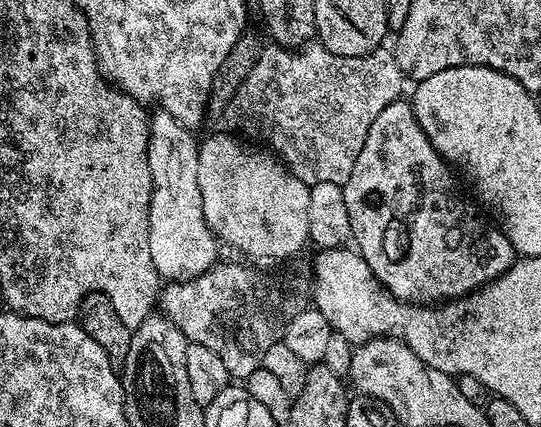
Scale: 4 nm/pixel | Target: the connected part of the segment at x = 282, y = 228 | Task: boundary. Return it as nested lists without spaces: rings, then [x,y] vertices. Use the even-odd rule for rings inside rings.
[[[227,135],[208,136],[199,141],[198,187],[202,190],[202,211],[210,230],[221,245],[229,244],[260,260],[284,260],[294,255],[303,244],[309,243],[309,185],[302,183],[271,151],[263,147],[251,148],[248,145],[251,143],[235,135]]]

